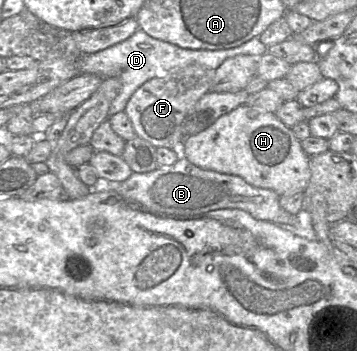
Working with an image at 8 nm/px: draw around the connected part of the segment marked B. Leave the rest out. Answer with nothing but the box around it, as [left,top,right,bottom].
[118,153,296,226]

